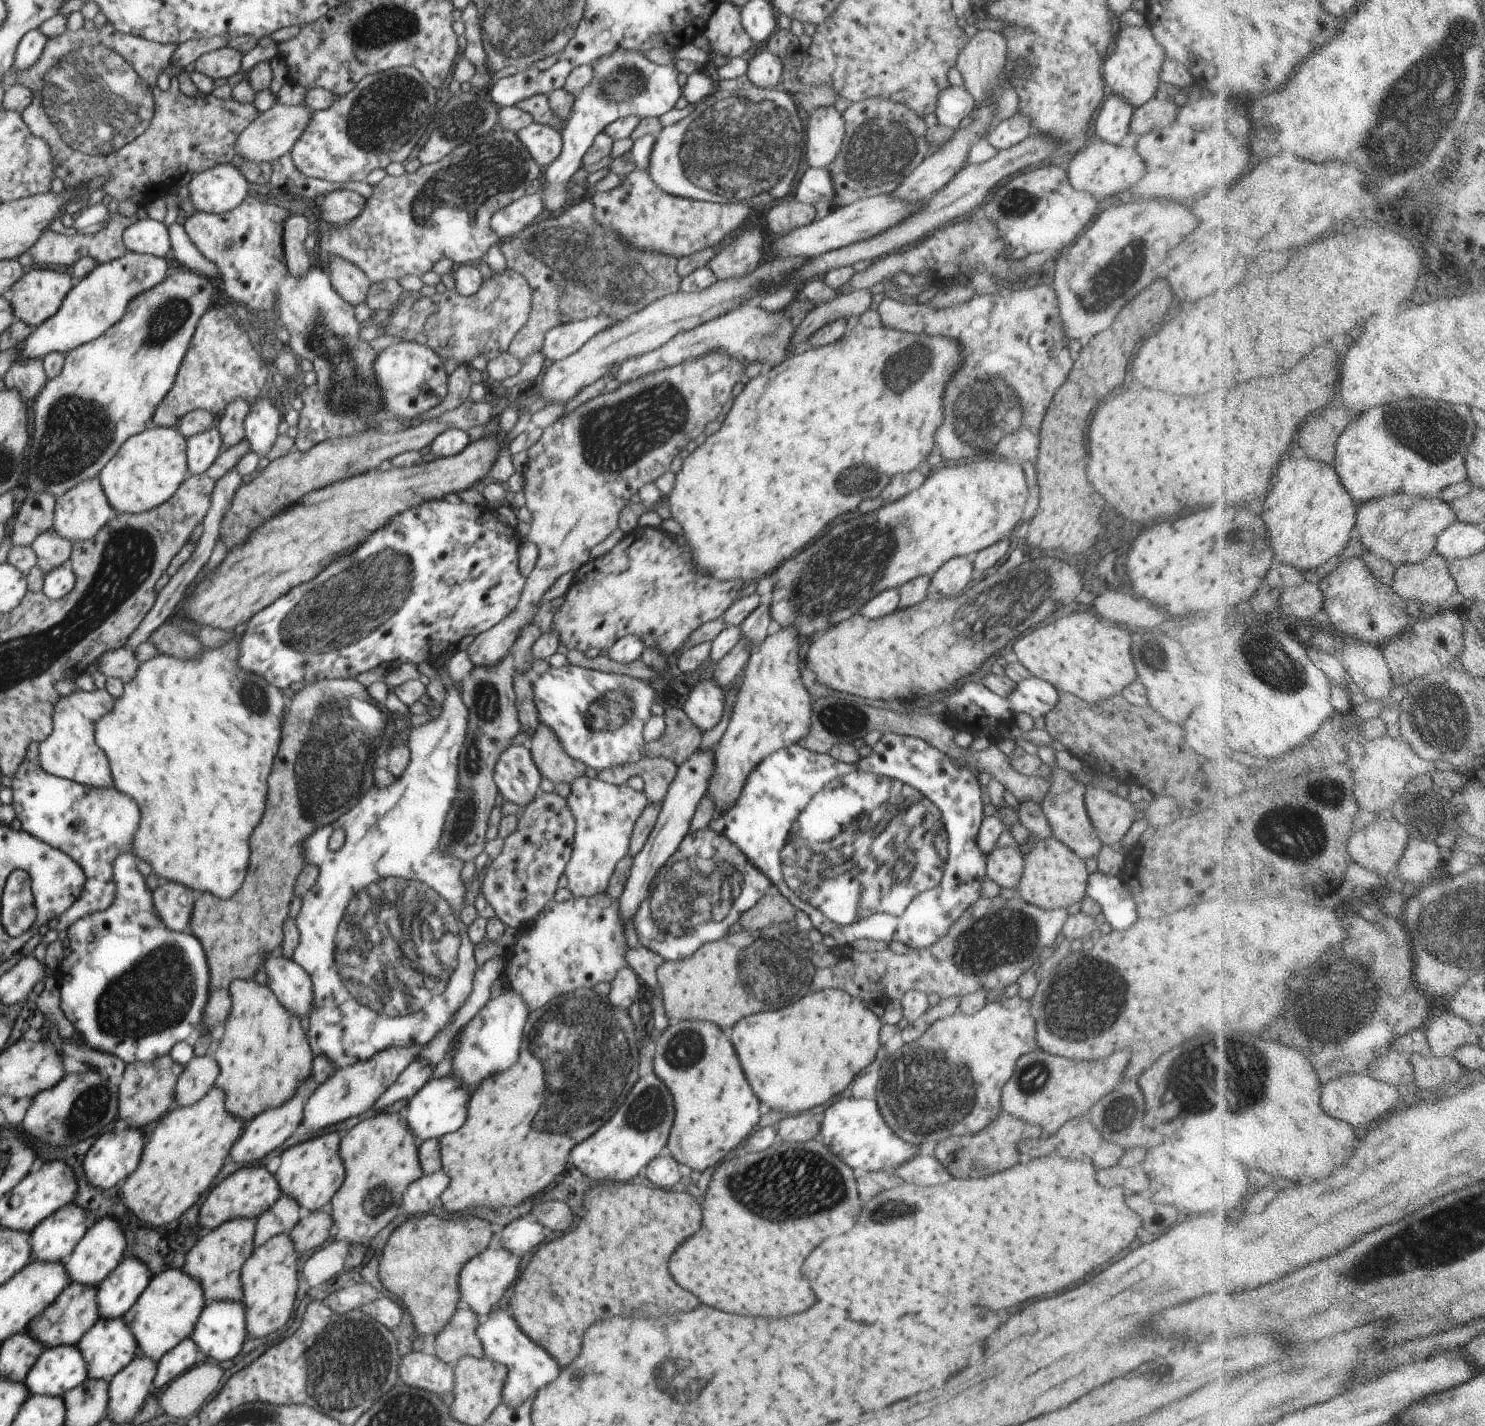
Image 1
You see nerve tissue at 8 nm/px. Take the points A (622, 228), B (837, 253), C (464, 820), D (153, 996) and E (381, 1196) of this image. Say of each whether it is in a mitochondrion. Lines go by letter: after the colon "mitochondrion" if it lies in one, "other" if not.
A: mitochondrion
B: other
C: mitochondrion
D: mitochondrion
E: mitochondrion

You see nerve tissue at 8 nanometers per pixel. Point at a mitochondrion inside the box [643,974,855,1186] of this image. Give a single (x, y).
(685, 1050)

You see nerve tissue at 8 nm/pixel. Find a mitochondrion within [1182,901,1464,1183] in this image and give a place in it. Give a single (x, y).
(1347, 1001)

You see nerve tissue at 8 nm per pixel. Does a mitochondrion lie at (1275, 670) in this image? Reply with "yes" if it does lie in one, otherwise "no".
yes

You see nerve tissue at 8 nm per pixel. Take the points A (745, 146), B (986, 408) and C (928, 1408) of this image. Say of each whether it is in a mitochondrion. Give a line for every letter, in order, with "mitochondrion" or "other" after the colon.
A: mitochondrion
B: mitochondrion
C: other

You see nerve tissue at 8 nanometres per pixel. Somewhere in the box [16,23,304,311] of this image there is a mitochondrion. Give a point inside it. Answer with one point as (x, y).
(98, 107)

